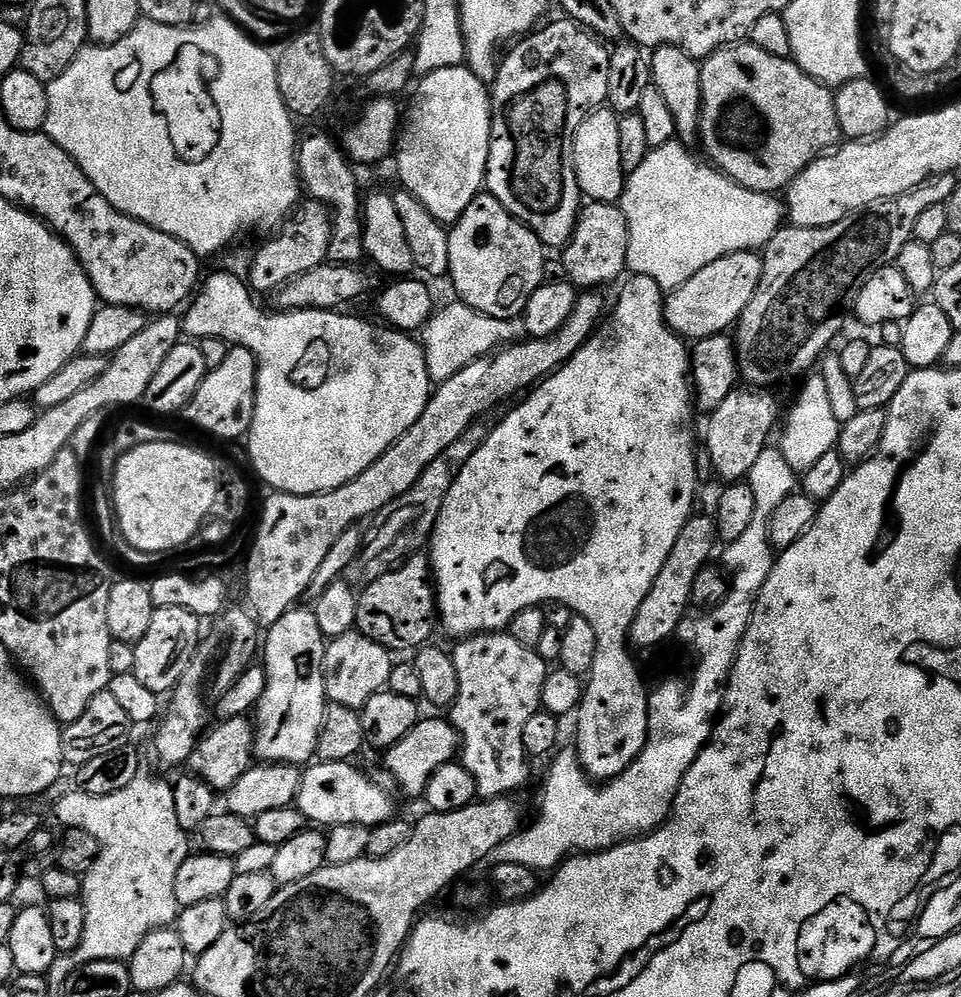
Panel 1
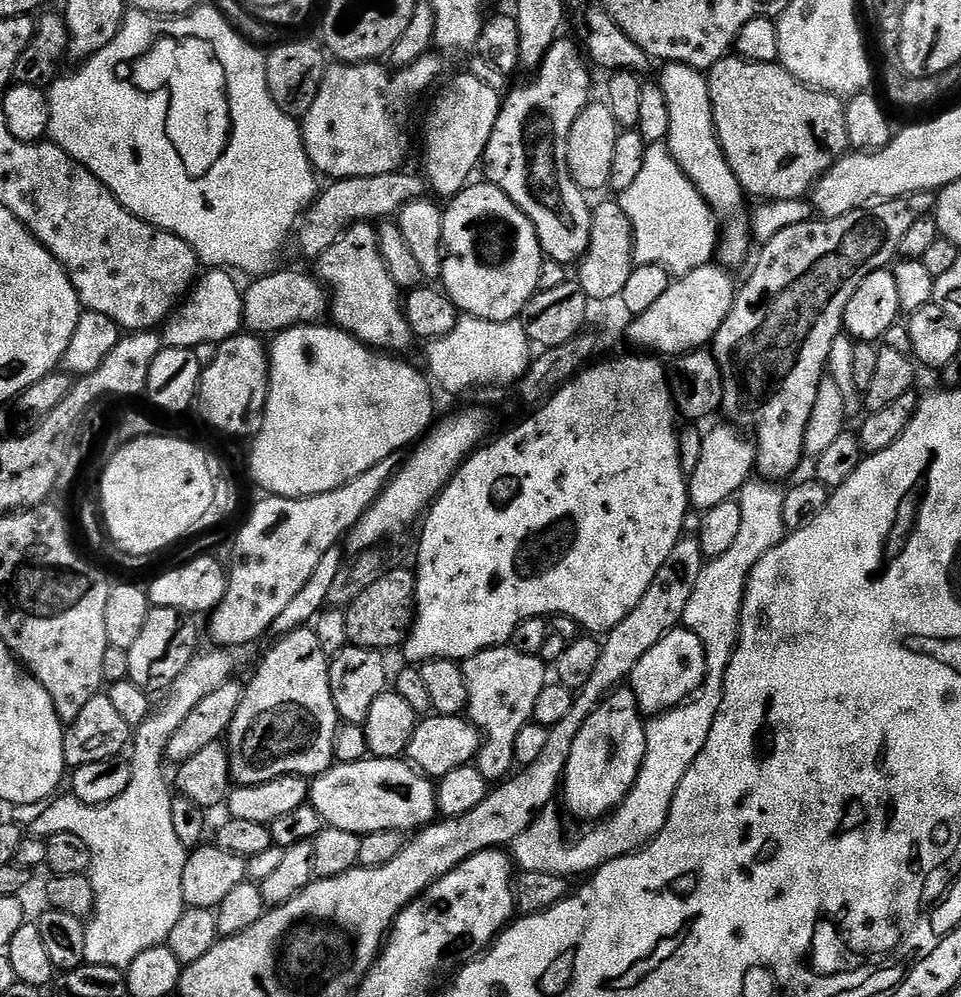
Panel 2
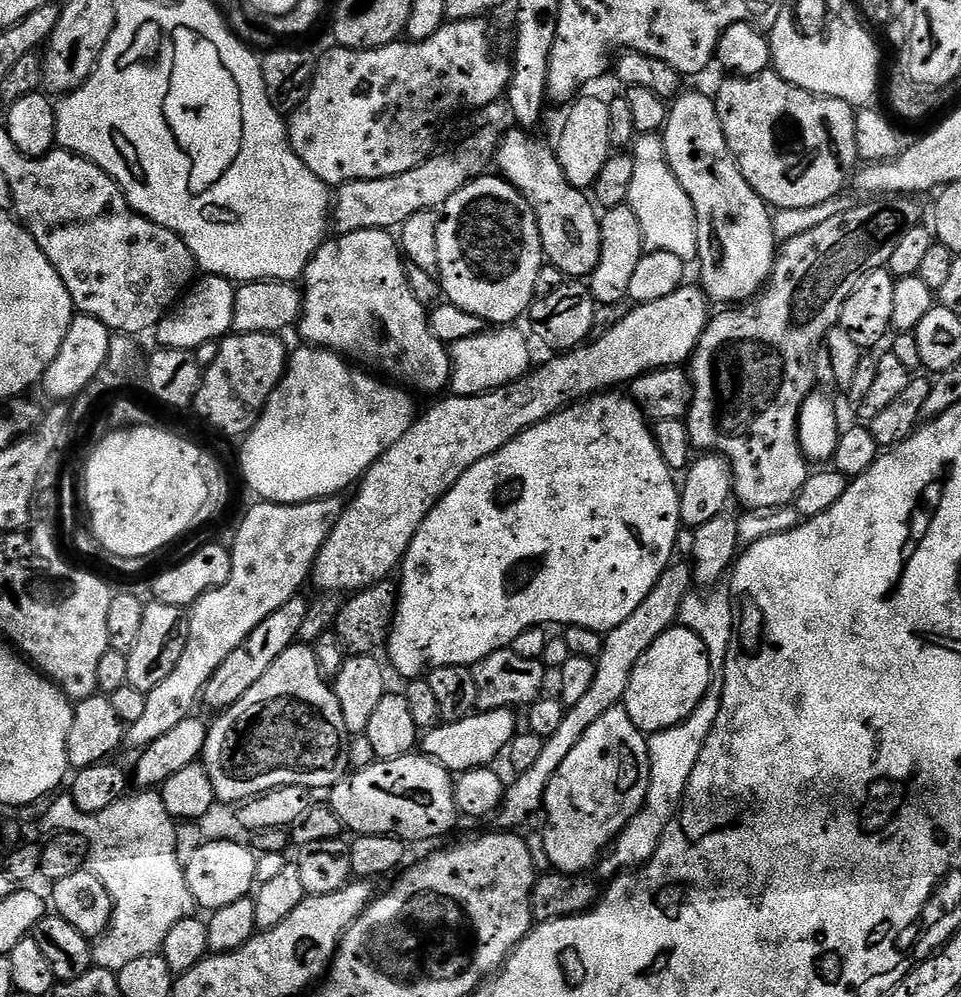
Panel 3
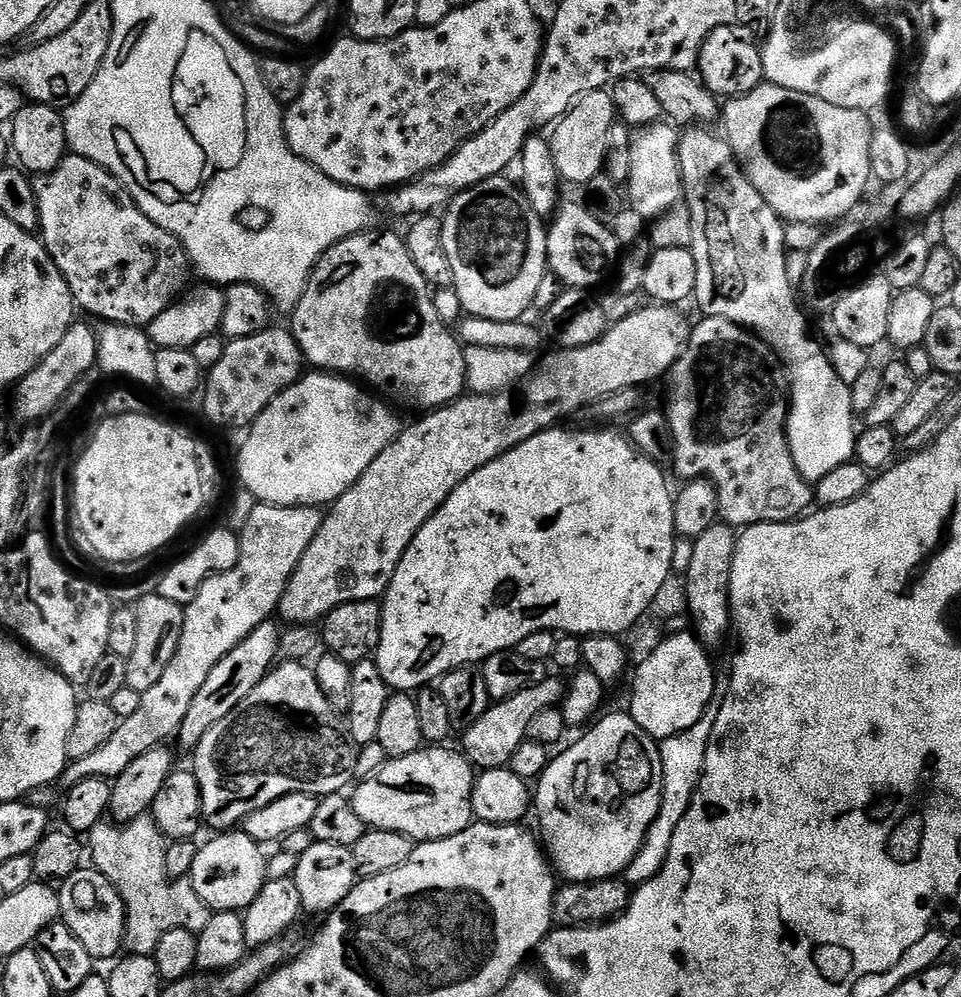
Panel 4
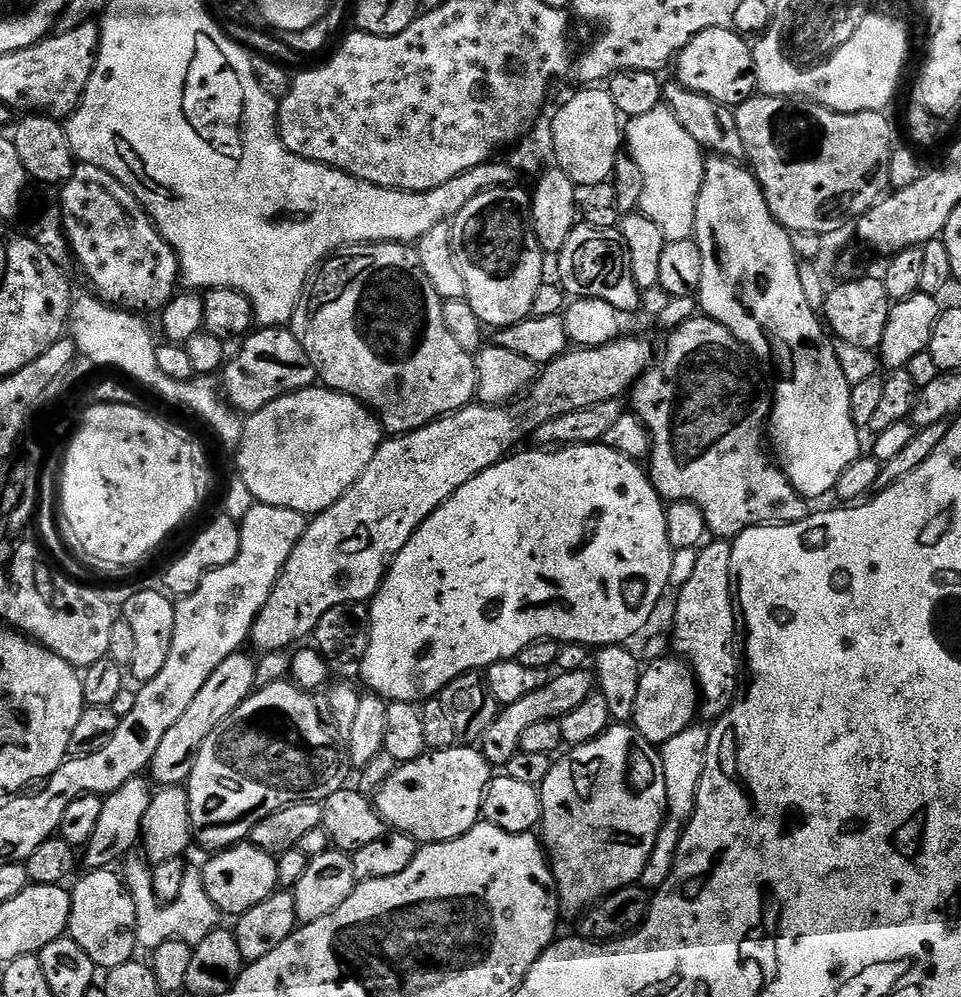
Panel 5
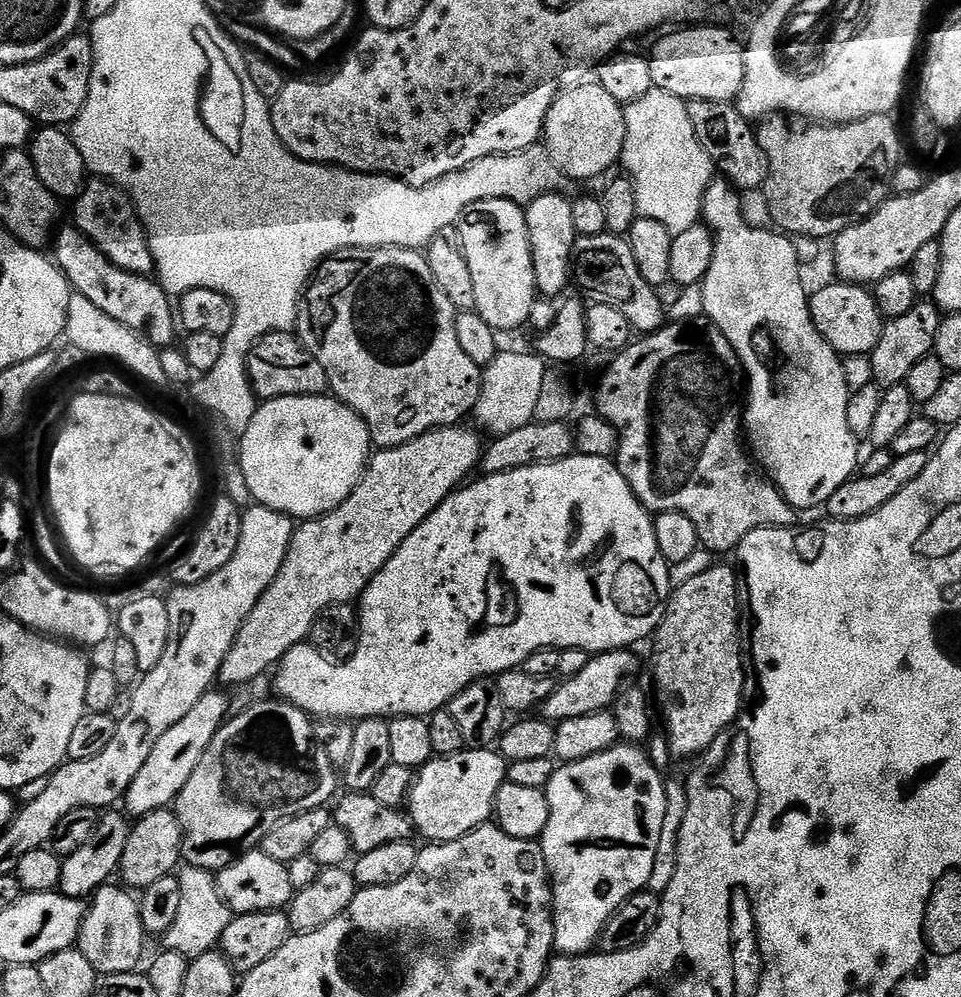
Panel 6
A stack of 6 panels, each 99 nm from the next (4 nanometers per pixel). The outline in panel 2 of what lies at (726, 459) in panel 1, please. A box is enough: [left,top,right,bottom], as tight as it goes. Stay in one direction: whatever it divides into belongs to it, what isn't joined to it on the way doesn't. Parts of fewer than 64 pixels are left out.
[688,423,756,513]

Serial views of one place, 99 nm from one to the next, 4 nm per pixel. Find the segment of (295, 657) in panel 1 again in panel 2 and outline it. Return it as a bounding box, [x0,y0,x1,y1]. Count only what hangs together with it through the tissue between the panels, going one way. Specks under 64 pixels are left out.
[226,626,342,785]

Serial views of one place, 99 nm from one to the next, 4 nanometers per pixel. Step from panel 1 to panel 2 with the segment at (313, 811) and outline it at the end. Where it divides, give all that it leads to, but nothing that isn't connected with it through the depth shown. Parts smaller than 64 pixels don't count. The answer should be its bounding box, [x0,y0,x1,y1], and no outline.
[310,758,438,834]

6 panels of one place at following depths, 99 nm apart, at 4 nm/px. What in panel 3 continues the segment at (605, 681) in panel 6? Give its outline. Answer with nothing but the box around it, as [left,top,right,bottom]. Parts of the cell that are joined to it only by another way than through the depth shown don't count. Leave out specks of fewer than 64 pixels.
[422,708,518,774]

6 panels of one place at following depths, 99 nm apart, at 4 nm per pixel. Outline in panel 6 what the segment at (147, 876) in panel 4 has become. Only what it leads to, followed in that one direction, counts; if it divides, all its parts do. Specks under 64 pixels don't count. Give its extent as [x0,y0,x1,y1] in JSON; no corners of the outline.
[162,867,234,962]

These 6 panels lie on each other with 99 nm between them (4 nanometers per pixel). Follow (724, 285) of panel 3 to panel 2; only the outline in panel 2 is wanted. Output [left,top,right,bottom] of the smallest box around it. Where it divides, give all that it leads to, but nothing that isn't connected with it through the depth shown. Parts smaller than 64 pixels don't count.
[658,63,754,270]

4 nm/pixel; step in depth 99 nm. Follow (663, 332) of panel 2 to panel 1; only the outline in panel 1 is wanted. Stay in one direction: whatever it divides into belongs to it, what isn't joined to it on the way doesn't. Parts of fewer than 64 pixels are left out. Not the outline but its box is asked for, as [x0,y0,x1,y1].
[665,250,763,342]

